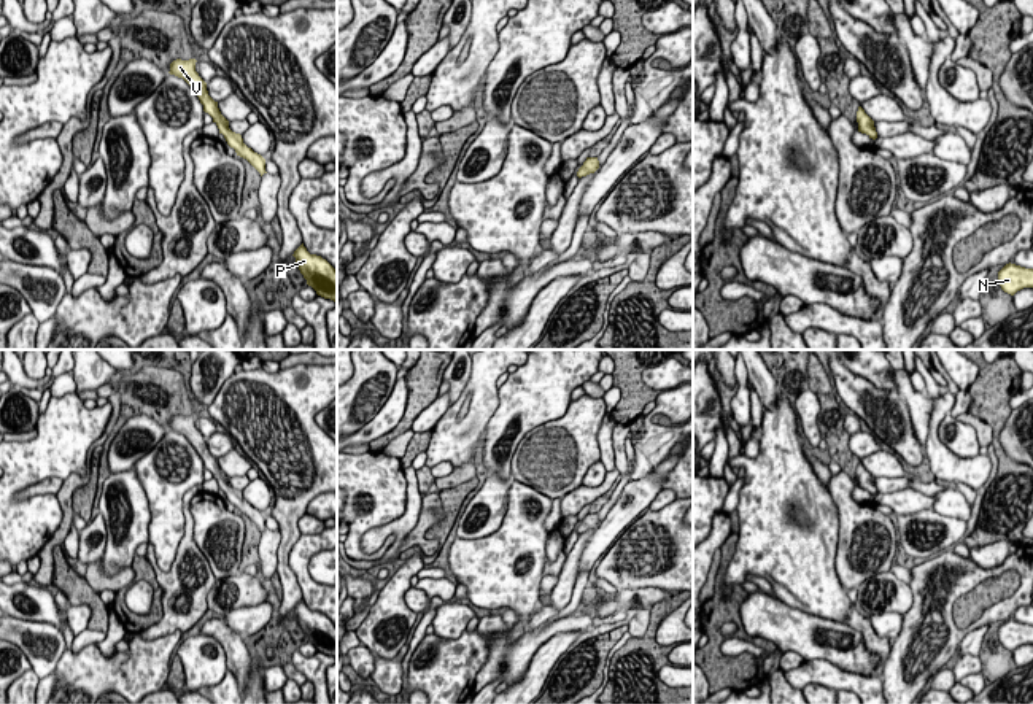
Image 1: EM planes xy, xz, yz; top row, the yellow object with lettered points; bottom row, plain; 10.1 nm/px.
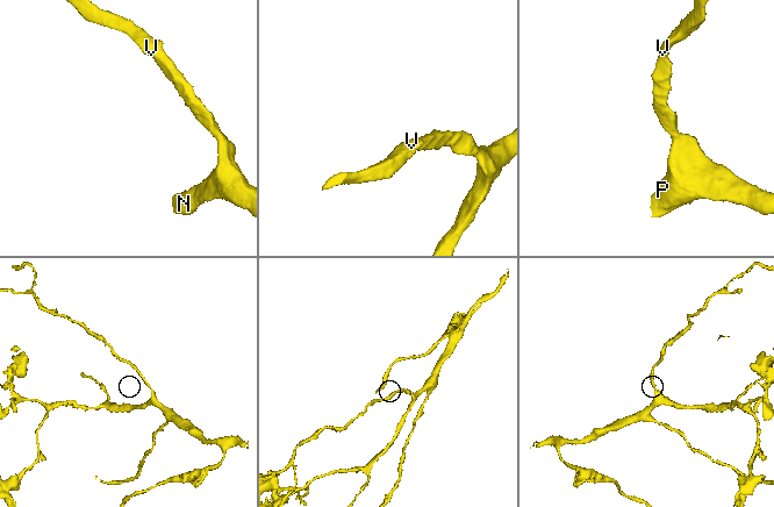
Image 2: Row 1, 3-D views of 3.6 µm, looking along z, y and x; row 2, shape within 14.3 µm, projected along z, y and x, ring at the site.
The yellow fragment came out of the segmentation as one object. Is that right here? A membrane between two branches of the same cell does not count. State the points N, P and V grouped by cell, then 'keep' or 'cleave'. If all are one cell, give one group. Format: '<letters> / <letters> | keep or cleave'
N P V | keep

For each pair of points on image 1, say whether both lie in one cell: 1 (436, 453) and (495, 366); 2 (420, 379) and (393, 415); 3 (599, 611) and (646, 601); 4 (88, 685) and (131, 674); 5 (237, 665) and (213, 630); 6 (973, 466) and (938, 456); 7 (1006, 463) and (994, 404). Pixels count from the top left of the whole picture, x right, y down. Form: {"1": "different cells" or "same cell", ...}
{"1": "same cell", "2": "different cells", "3": "same cell", "4": "same cell", "5": "same cell", "6": "same cell", "7": "same cell"}

